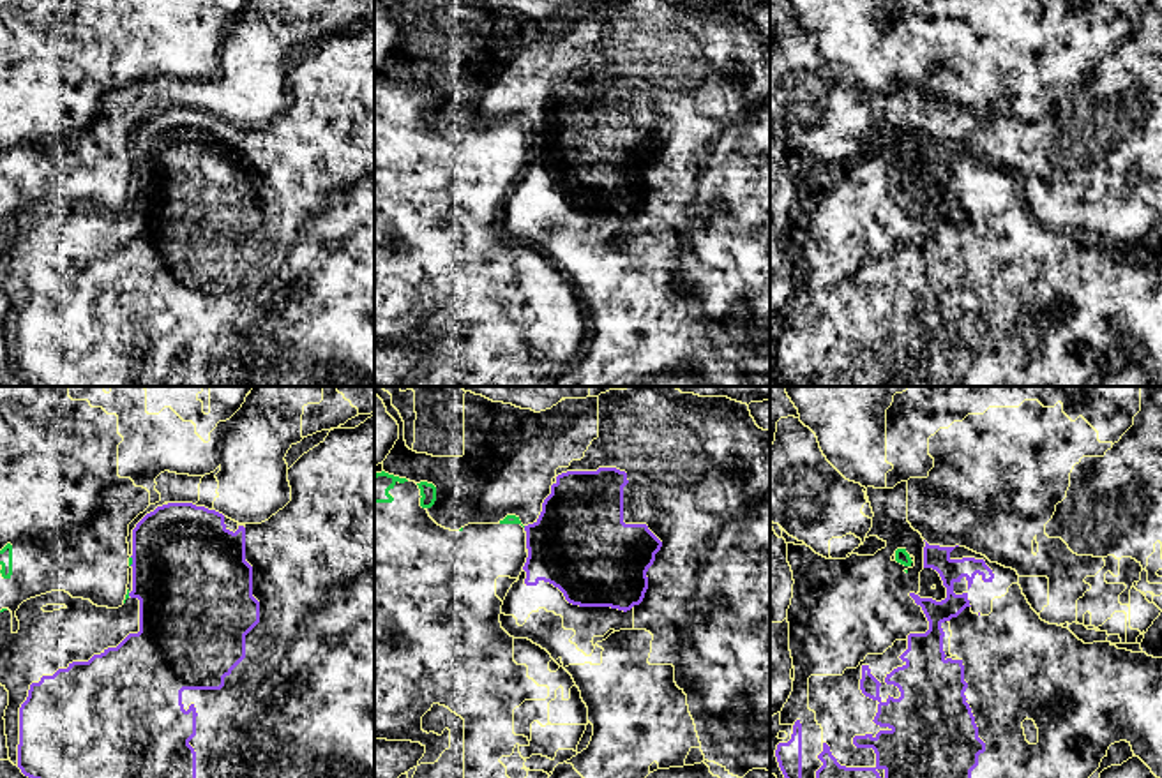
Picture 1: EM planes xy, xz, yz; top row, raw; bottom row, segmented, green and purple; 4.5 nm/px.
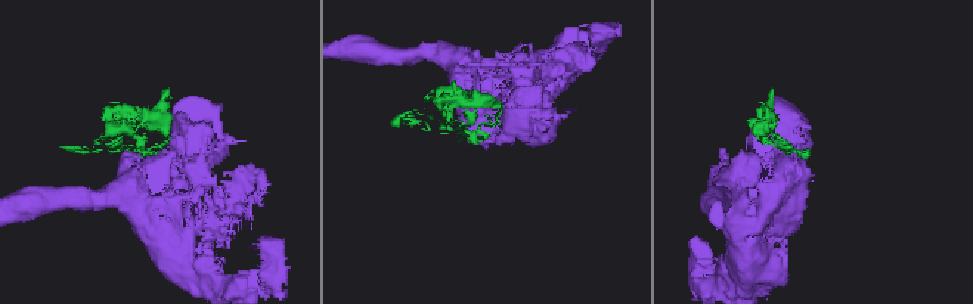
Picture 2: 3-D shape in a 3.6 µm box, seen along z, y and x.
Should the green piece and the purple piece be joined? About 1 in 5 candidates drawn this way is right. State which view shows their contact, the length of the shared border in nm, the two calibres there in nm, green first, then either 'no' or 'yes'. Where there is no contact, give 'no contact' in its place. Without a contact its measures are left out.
xy | 50 nm | 20/500 nm | no

